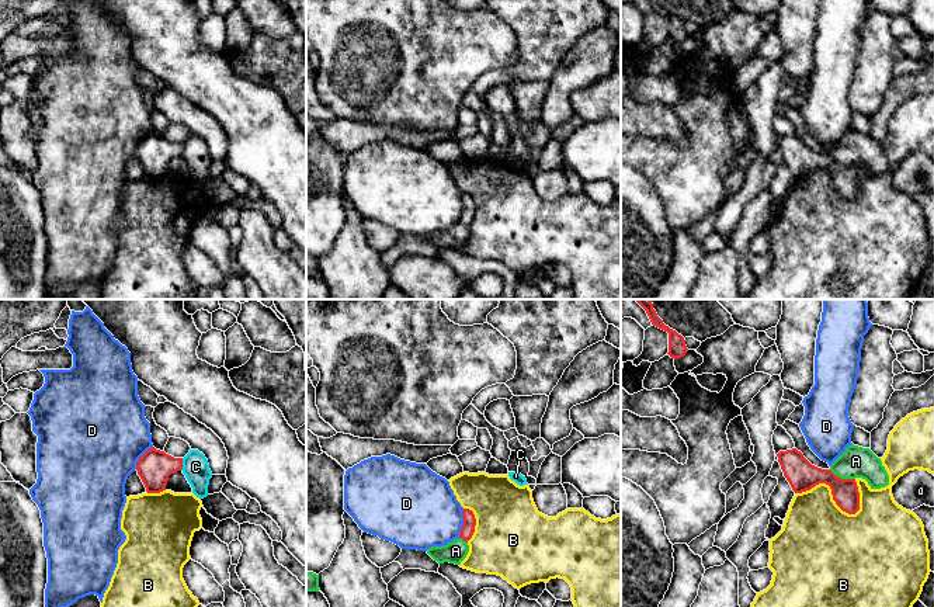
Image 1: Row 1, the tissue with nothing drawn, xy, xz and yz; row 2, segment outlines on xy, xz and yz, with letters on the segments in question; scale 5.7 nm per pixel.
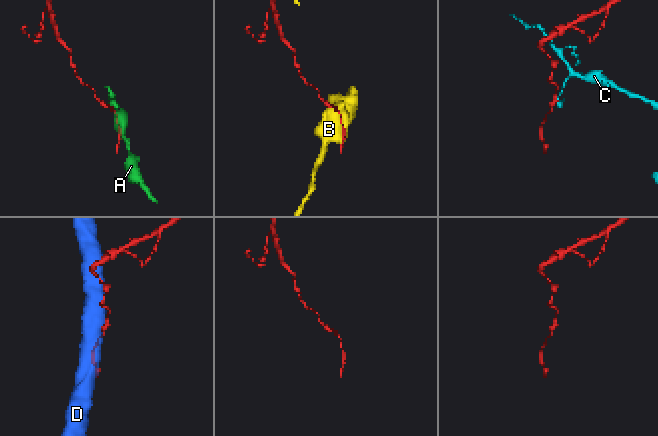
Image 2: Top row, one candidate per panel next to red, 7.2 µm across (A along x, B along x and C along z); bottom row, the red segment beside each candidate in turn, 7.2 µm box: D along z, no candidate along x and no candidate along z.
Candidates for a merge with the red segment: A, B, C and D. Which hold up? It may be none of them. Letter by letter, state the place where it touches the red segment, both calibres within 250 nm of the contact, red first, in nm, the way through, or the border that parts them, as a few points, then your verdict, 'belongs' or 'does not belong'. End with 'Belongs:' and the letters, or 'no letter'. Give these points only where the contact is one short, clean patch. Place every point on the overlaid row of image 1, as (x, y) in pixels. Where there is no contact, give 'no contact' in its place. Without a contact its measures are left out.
A: contact yz (840, 478); calibres 170 and 180 nm; does not belong
B: contact yz (832, 491); calibres 170 and 380 nm; does not belong
C: contact xy (181, 464); calibres 200 and 150 nm; border xy (183, 458), (180, 470); does not belong
D: contact xz (464, 523); calibres 80 and 420 nm; does not belong
Belongs: no letter

